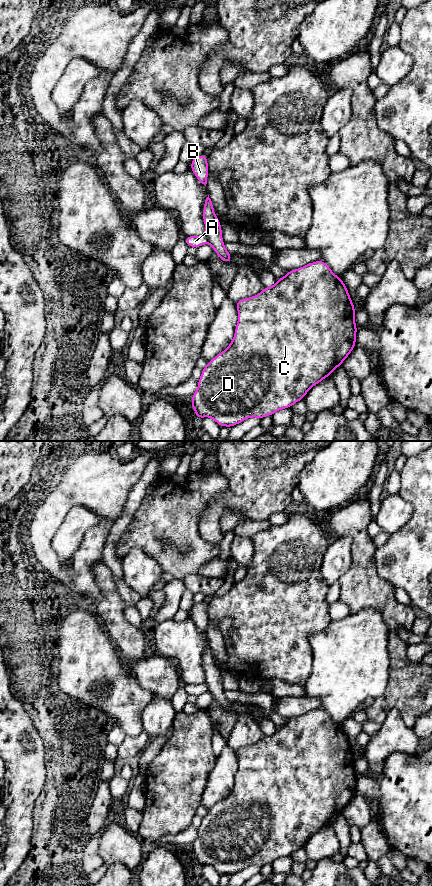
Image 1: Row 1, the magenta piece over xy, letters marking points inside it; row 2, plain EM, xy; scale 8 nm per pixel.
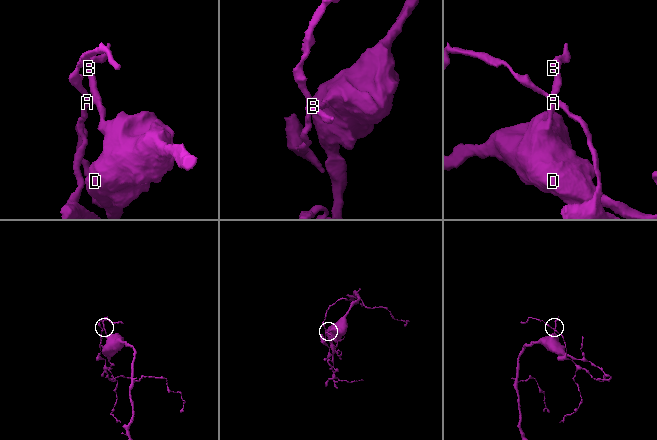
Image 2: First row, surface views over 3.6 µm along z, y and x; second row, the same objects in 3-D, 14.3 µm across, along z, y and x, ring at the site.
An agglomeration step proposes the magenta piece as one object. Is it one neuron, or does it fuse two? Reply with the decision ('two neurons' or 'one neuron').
two neurons

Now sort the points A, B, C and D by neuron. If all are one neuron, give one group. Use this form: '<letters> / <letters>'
A / B C D

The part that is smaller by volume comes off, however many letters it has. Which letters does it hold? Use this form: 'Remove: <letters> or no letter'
Remove: A

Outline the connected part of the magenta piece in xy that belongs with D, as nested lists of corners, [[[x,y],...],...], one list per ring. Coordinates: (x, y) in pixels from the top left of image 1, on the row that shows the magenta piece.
[[[323,260],[309,263],[292,271],[287,271],[287,274],[283,278],[276,279],[274,286],[269,288],[264,287],[259,294],[238,300],[235,304],[238,310],[238,322],[231,344],[215,358],[208,361],[208,364],[202,369],[202,374],[198,380],[198,388],[191,397],[191,405],[198,420],[204,417],[211,417],[220,427],[226,426],[231,428],[250,417],[262,419],[266,416],[272,416],[280,409],[291,408],[296,402],[302,400],[313,386],[320,383],[324,378],[331,377],[331,373],[337,367],[342,366],[342,362],[350,355],[355,347],[358,330],[354,319],[356,309],[341,276],[334,275],[331,268]]]

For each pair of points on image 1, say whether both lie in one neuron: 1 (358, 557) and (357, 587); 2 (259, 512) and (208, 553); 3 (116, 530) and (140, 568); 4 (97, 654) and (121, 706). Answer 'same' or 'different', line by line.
1: same
2: different
3: different
4: same

